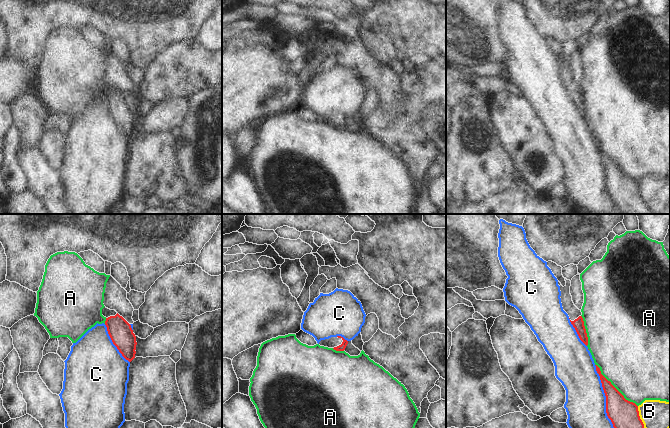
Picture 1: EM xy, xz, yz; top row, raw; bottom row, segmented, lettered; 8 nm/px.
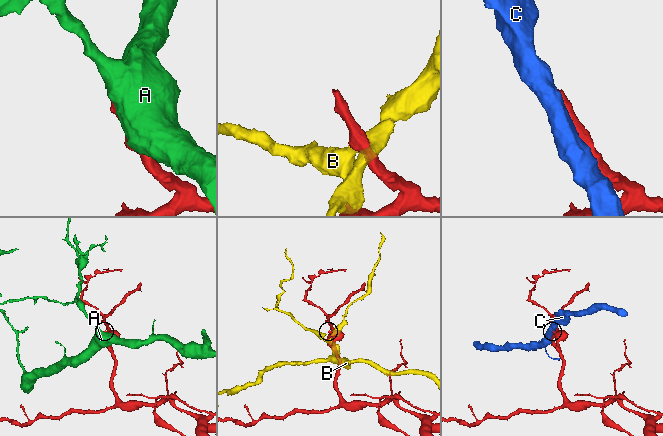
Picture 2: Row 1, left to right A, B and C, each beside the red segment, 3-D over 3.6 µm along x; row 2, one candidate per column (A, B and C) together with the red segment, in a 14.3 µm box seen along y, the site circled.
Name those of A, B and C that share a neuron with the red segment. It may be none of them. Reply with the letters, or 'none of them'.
none of them

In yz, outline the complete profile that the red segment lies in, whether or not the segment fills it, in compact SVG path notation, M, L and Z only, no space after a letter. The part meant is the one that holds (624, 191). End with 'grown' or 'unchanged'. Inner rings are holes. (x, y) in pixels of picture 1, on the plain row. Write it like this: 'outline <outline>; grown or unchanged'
outline M596 142L606 172L606 189L613 203L624 214L652 214L644 204L638 182L626 176Z; unchanged

